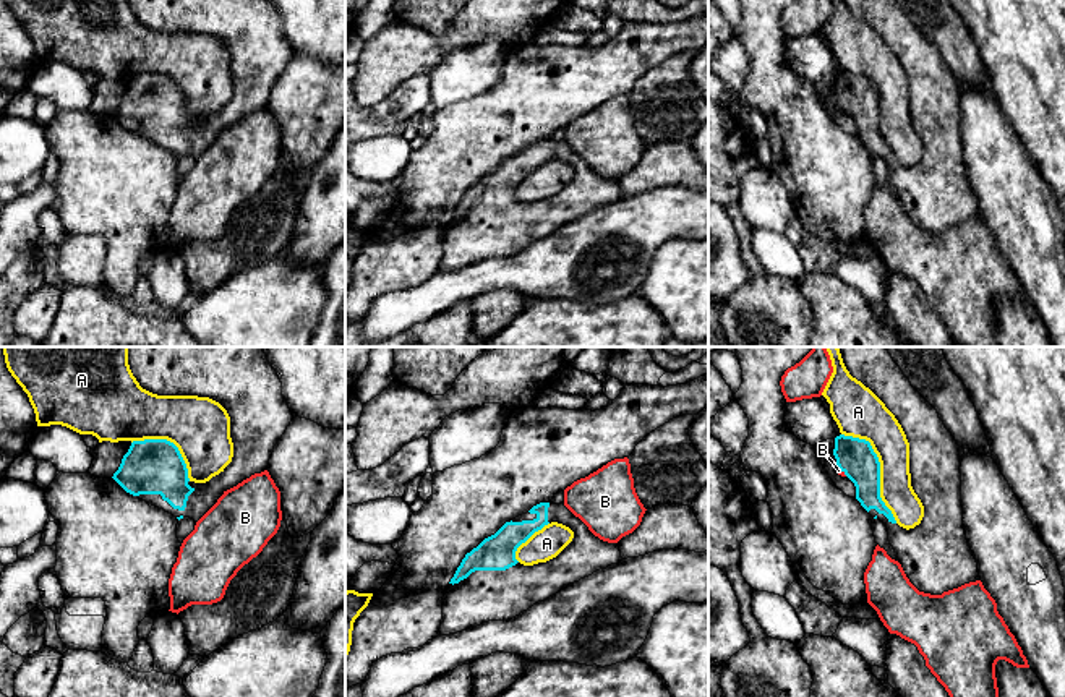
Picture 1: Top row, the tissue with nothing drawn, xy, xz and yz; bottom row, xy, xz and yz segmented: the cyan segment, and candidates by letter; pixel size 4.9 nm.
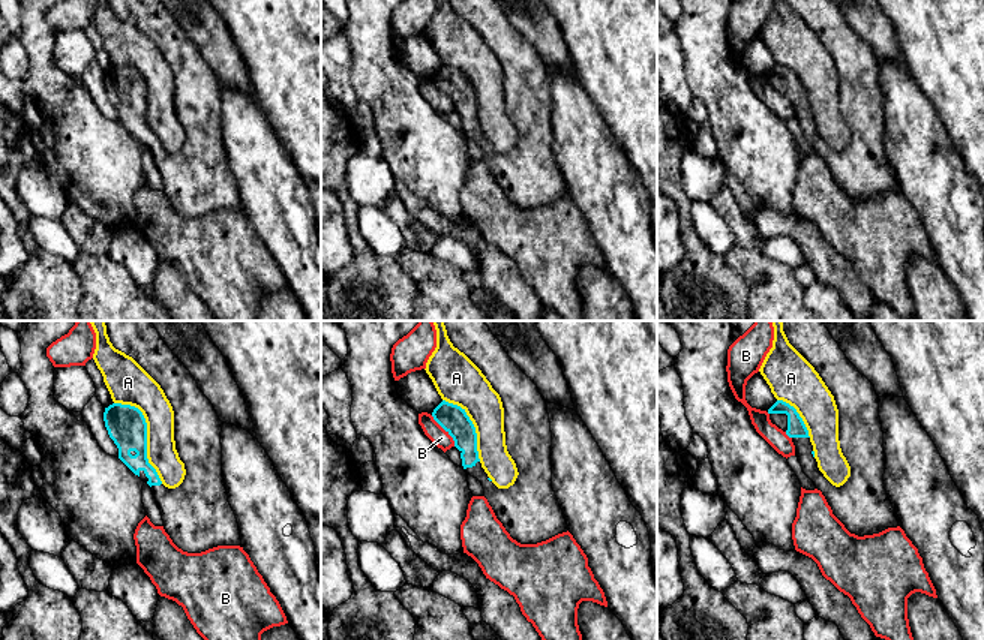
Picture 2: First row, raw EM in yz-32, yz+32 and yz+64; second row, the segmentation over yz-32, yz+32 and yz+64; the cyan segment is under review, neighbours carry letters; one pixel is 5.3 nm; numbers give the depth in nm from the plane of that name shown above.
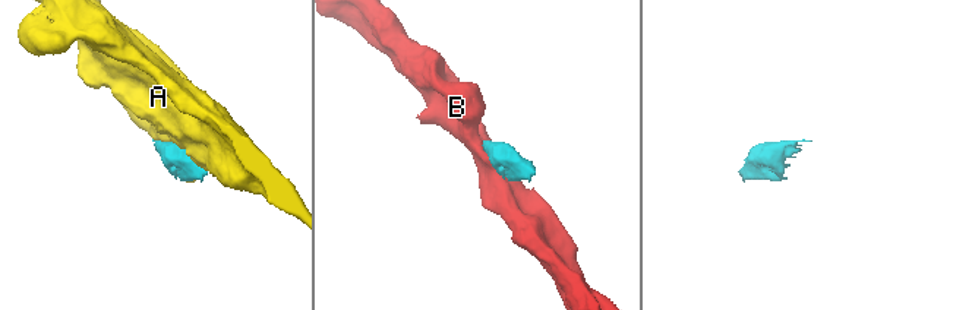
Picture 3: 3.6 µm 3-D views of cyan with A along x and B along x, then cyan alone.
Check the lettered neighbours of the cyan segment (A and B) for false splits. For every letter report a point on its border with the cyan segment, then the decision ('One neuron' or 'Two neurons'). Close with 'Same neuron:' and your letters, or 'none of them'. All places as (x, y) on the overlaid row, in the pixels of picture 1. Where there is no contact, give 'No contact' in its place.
A: Touches cyan at yz (879, 469). Two neurons
B: Touches cyan at yz (843, 470). Two neurons
Same neuron: none of them

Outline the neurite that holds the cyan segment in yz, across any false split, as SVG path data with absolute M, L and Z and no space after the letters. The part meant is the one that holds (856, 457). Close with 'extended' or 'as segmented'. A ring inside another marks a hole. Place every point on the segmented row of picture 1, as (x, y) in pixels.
M838 347L849 374L869 387L895 415L909 443L911 486L924 506L924 517L914 528L896 524L880 498L880 462L866 439L840 434L833 455L838 468L854 483L856 499L888 530L893 546L909 582L924 593L942 595L964 584L981 580L976 556L963 527L960 446L939 418L937 410L911 386L885 347Z; extended

